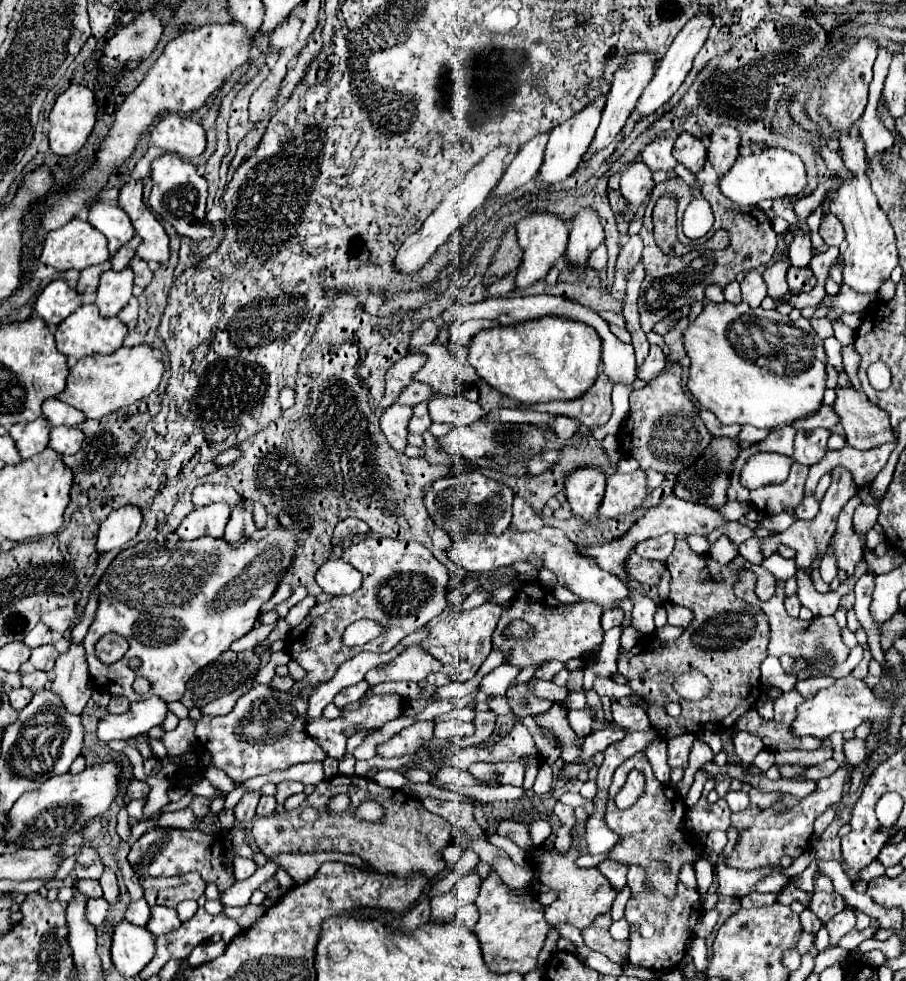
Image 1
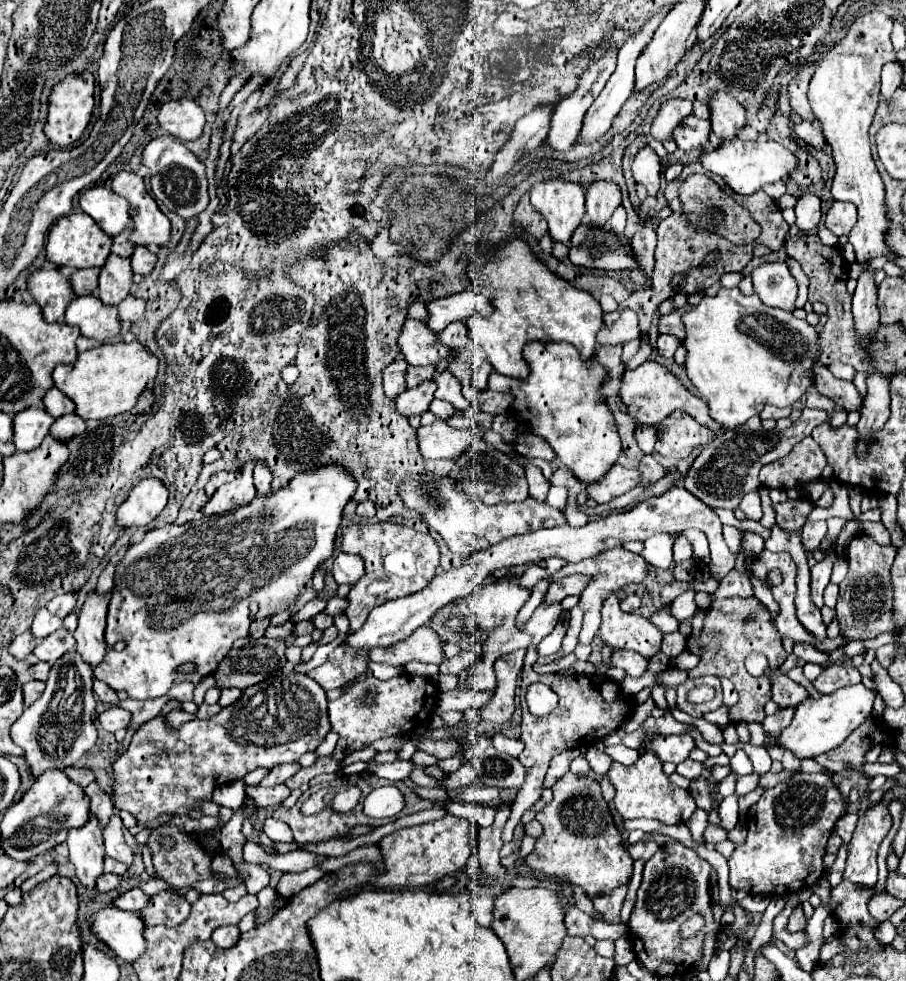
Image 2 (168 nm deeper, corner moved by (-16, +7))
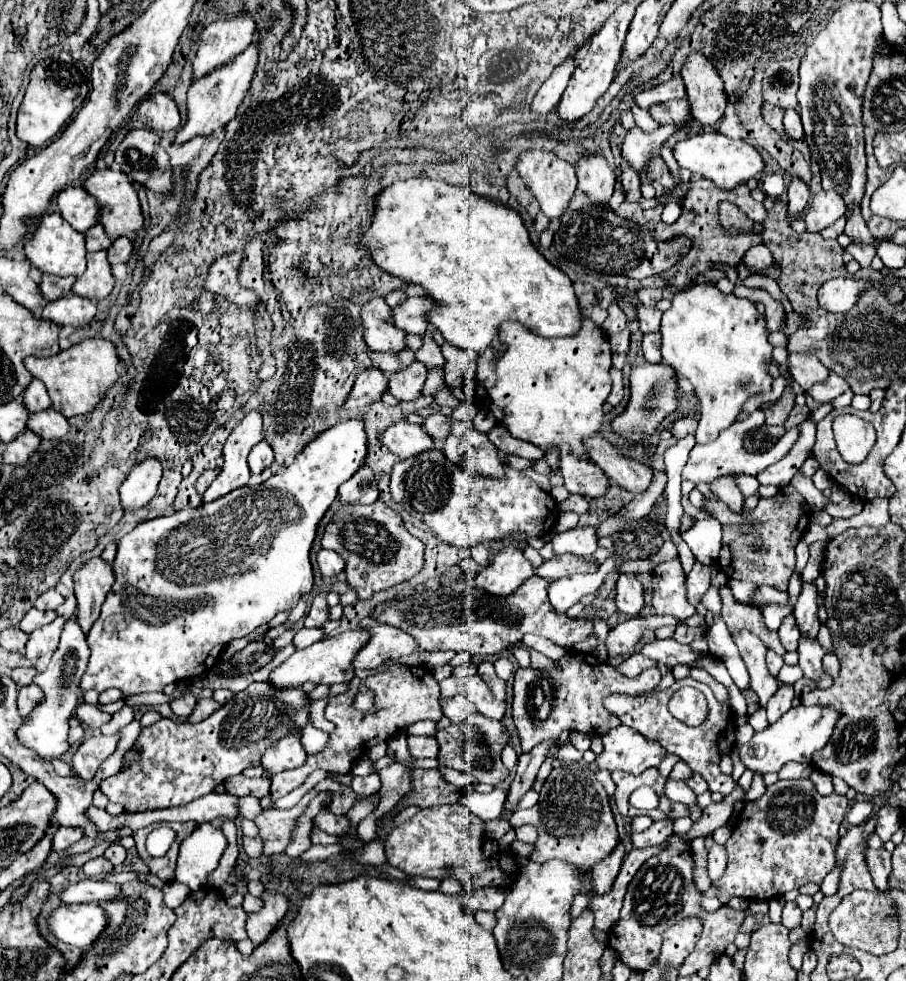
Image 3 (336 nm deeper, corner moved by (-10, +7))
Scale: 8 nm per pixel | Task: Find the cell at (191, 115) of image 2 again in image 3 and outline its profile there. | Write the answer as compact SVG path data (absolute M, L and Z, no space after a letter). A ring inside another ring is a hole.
M152 93L142 99L138 105L138 119L158 133L180 129L180 111L168 93Z

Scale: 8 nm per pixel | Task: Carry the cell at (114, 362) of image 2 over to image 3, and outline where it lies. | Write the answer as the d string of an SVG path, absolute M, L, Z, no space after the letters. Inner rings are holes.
M102 337L76 343L70 349L60 351L56 357L38 359L30 355L24 363L26 369L46 385L52 407L64 413L68 419L92 413L106 399L106 393L124 377L124 369L120 369L122 359L118 357L116 345Z

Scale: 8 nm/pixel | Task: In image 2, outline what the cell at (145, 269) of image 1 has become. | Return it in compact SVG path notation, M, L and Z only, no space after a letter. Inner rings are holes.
M136 245L134 253L130 255L130 261L132 261L132 271L134 273L148 275L154 269L154 265L156 265L156 255L150 253L146 247Z

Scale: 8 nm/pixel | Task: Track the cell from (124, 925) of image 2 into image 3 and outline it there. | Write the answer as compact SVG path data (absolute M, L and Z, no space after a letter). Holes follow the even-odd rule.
M96 903L62 905L50 917L52 933L80 949L92 947L108 927L106 911Z

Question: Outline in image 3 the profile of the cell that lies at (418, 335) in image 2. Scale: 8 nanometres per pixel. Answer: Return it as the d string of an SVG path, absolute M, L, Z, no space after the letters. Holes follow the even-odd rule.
M376 297L374 301L364 305L362 323L366 329L366 333L364 333L366 345L372 351L398 353L408 347L406 333L394 325L392 309L386 305L386 301L382 297Z

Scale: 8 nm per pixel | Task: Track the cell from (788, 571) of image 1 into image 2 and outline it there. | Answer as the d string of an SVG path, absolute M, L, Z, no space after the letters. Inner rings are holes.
M742 531L742 553L746 553L748 557L754 557L762 549L764 549L764 539L758 533Z

